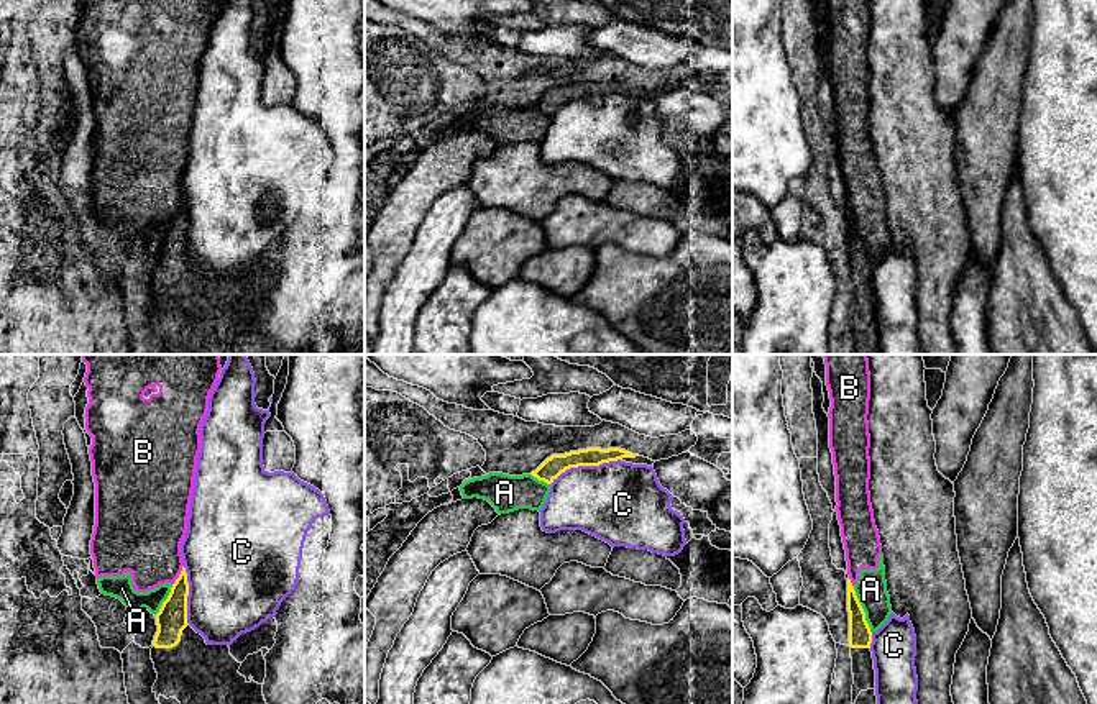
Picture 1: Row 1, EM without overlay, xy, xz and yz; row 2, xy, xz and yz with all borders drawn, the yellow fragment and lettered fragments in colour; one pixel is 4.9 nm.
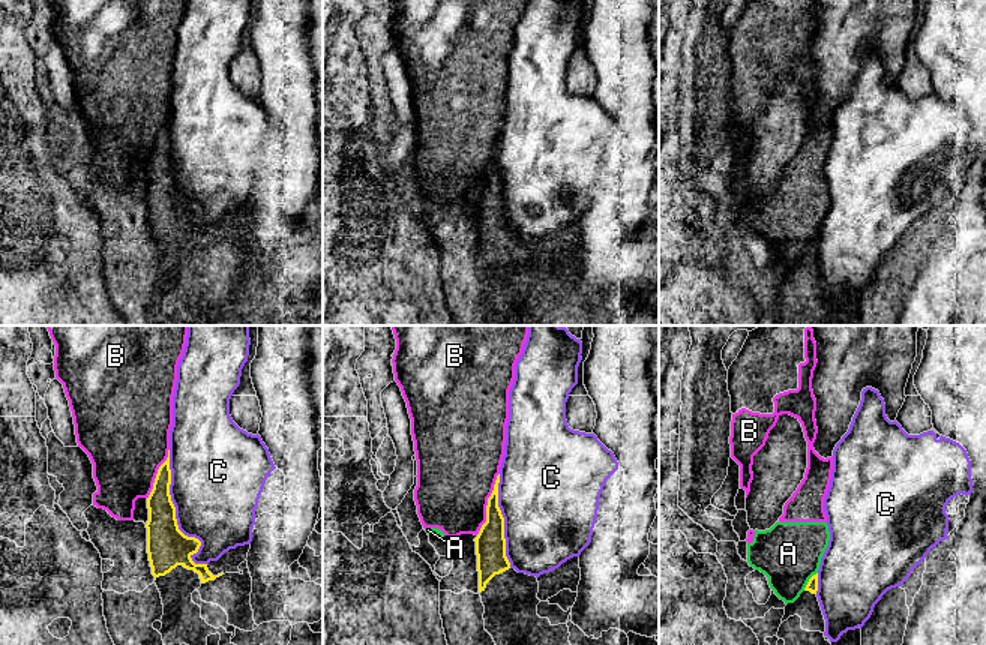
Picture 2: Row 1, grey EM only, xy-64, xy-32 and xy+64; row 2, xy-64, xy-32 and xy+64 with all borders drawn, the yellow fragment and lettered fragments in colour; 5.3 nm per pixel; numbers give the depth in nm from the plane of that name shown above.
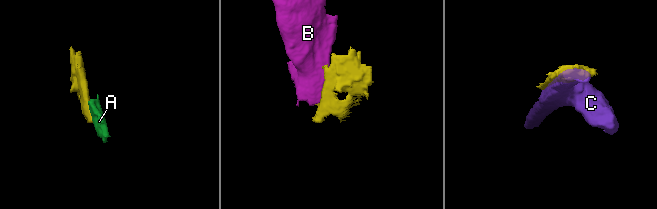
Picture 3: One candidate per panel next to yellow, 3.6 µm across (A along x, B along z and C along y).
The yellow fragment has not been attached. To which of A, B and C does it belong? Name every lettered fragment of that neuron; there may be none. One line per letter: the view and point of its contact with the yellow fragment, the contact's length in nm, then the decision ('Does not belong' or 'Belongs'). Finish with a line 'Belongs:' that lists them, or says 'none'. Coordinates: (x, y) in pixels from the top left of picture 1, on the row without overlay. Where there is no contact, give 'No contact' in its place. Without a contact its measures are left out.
A: Touches yellow at yz (862, 242). Shared border 240 nm. Does not belong
B: Touches yellow at xy (179, 207). Shared border 120 nm. Does not belong
C: Touches yellow at xz (585, 97). Shared border 360 nm. Does not belong
Belongs: none

